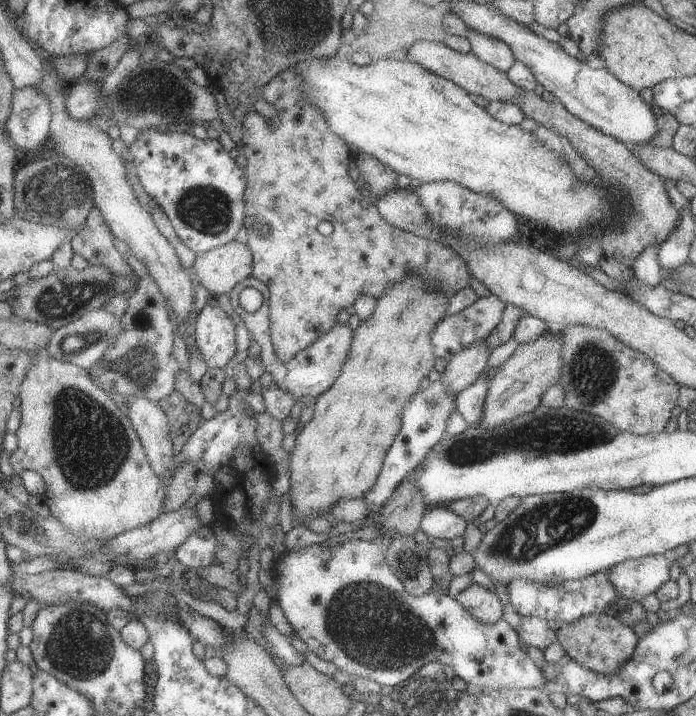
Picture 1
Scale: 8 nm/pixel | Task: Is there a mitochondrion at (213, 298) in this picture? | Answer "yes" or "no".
no

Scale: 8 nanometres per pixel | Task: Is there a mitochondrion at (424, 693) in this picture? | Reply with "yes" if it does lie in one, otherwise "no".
yes

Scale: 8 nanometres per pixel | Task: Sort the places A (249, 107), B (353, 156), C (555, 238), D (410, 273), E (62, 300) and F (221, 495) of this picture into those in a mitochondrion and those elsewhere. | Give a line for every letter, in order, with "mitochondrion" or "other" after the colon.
A: other
B: other
C: other
D: other
E: mitochondrion
F: other

